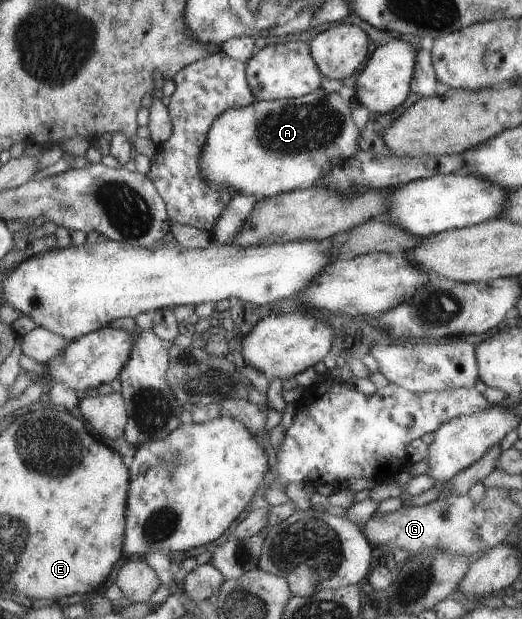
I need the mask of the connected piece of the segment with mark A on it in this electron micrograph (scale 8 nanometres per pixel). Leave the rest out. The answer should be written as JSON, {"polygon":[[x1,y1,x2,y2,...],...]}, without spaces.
{"polygon":[[319,88,308,95,299,98,279,99,279,100,256,100,252,105,244,107,235,107,226,110,222,115,219,115,212,124,211,130,208,132,206,146,203,147,202,157,202,173,207,177,207,181,211,182,216,188,230,190,233,188,238,194,245,196,256,196,260,200,270,196,277,196,280,193,298,190,299,188,311,188,314,182,323,178,329,171,340,162,351,158,356,152,360,151,358,148,358,141,360,141,360,129,356,125,356,121,352,120,352,103,349,99,346,101,342,95,337,92,326,93,324,89]]}

